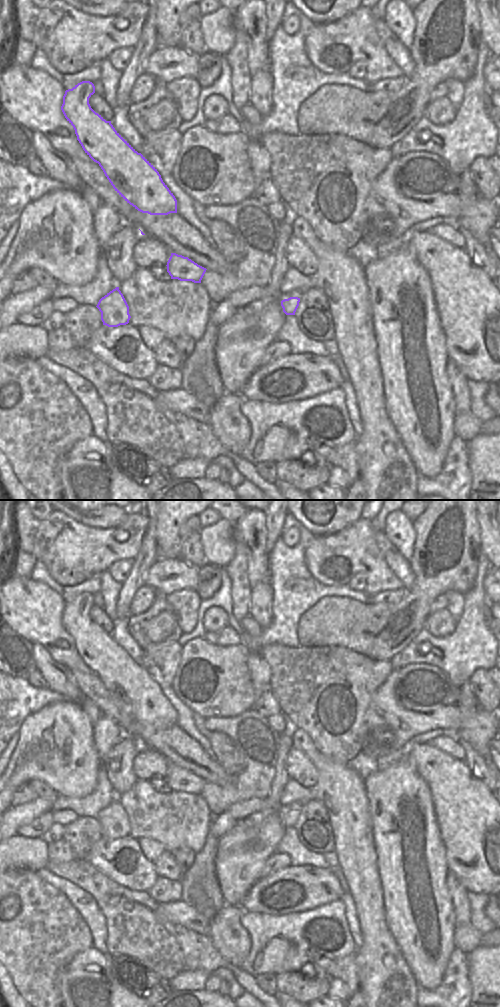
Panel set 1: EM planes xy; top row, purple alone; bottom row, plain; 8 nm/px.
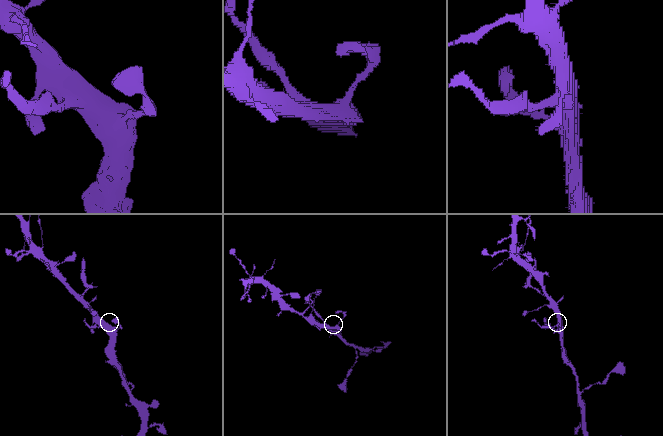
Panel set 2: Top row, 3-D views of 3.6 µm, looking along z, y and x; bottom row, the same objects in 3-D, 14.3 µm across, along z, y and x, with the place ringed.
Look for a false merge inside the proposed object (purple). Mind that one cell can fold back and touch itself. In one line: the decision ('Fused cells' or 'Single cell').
Single cell

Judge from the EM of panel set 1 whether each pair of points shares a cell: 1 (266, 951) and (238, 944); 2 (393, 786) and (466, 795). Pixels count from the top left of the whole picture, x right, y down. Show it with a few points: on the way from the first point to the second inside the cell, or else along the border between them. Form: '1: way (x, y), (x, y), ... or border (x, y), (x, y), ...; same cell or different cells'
1: border (242, 926), (250, 938), (250, 949), (239, 967); different cells
2: border (415, 769), (430, 792), (434, 812); different cells

